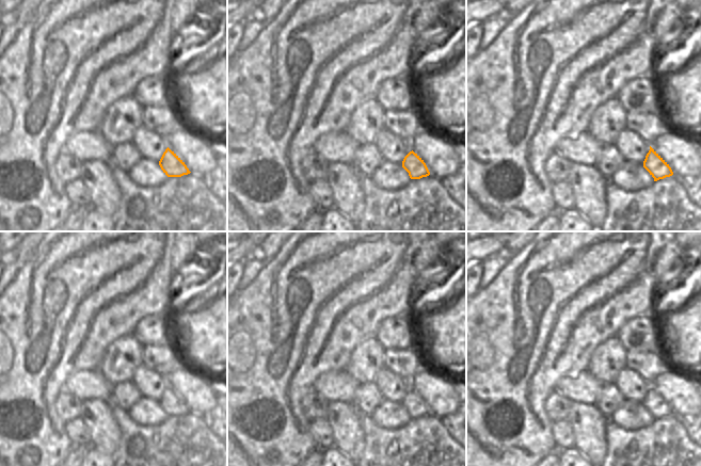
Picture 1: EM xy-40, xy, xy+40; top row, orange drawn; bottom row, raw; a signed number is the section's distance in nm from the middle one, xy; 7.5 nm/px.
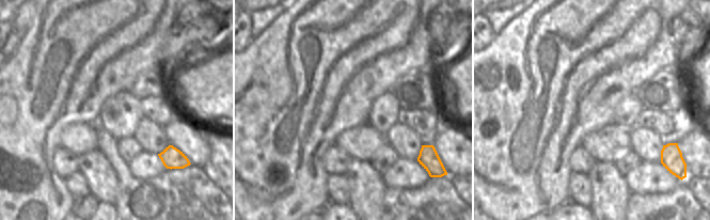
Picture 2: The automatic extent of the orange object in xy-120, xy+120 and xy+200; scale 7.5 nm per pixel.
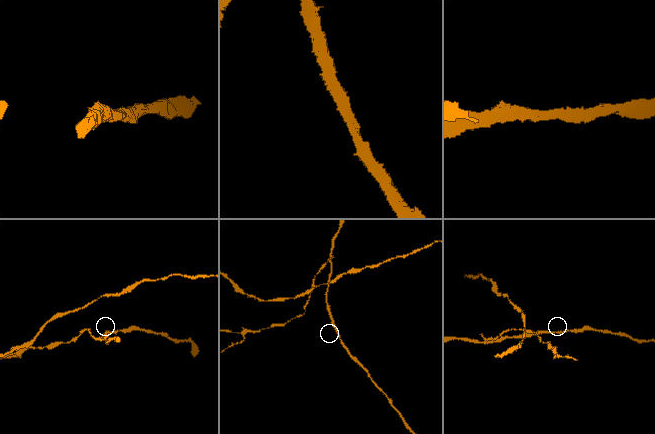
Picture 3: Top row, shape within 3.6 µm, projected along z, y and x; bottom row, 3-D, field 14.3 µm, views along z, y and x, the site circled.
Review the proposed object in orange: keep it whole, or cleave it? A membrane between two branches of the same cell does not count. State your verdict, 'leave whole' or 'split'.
split

